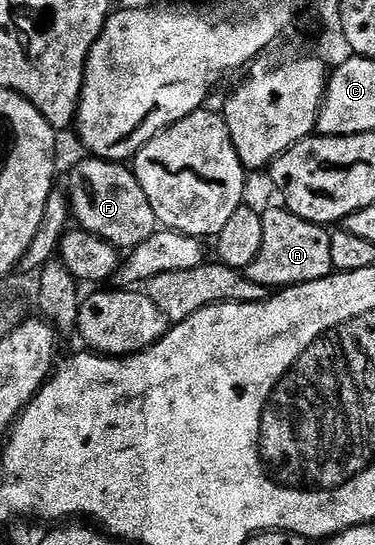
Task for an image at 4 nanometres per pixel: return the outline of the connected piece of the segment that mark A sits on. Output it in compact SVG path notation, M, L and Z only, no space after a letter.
M288 210L265 213L261 216L261 221L261 252L255 258L255 262L251 262L251 266L244 269L245 277L251 282L270 290L284 290L297 284L322 280L324 276L333 272L330 233L322 225L301 220Z

